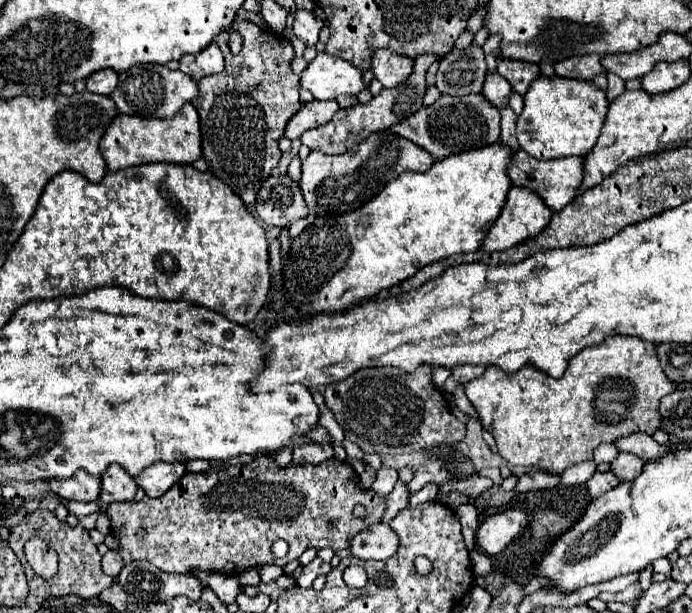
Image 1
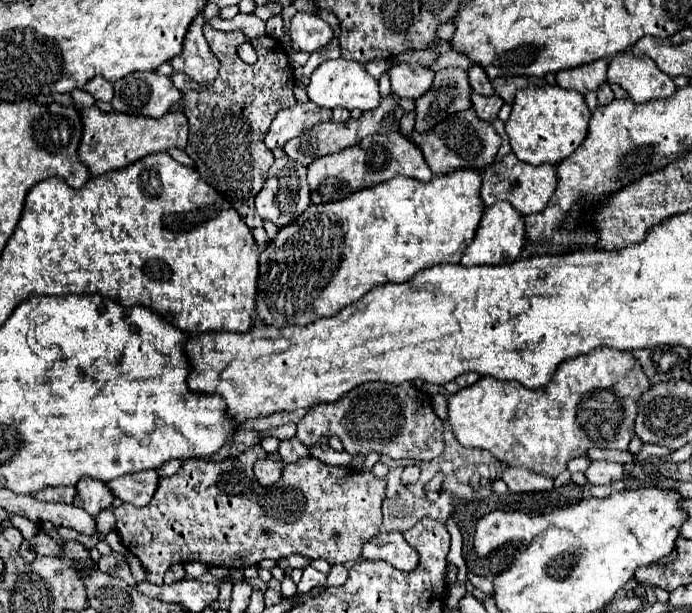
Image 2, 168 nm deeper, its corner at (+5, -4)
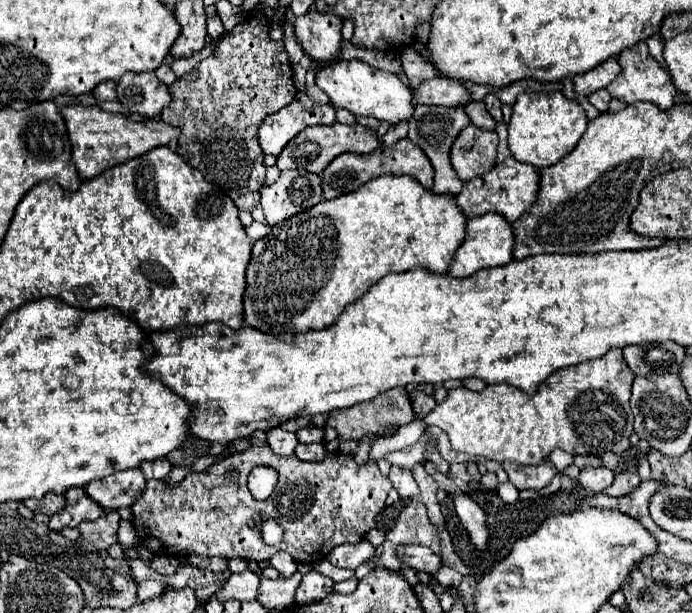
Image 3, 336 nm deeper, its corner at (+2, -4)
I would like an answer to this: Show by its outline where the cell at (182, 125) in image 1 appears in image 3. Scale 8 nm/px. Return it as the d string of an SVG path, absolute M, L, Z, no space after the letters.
M65 105L59 109L61 117L67 121L67 133L71 137L71 159L77 167L79 177L93 179L101 171L135 159L155 147L167 145L171 139L179 139L179 129L163 123L161 119L149 121L133 121L123 115L107 113L99 107L83 107L83 105Z

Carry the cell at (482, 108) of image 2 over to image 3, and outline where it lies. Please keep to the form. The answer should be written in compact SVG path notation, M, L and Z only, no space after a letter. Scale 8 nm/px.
M471 101L465 107L465 113L467 113L467 117L471 119L471 123L475 127L481 127L481 129L487 129L487 131L493 131L495 129L495 119L485 111L483 101Z

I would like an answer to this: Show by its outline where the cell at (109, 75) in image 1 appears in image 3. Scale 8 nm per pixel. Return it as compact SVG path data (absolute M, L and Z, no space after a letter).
M103 81L93 89L95 99L99 101L117 101L117 93L115 93L115 81Z

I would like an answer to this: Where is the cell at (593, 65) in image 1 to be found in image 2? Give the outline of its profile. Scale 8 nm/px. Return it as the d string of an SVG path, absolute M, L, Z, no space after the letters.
M604 59L580 65L576 69L564 69L556 73L556 83L564 89L574 89L580 93L596 91L606 81L608 63Z

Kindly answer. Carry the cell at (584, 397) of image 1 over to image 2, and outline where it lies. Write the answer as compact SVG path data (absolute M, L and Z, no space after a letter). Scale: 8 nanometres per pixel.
M598 347L594 349L592 353L588 355L580 355L580 357L574 357L574 359L568 359L564 361L558 369L556 369L556 375L552 377L552 381L546 385L546 387L540 387L540 389L528 389L524 385L520 385L518 381L498 381L494 377L480 377L474 385L470 387L464 387L460 389L456 395L450 397L450 405L448 405L448 421L454 429L454 435L456 439L464 445L464 447L478 447L478 449L486 449L490 451L496 459L500 459L502 463L510 465L510 467L524 467L524 469L530 469L534 473L540 473L540 475L548 475L552 479L556 479L566 467L568 467L568 461L574 459L574 457L580 457L580 455L586 455L588 449L592 447L604 447L604 449L620 449L620 451L626 451L628 449L628 443L632 441L632 437L636 435L634 433L634 419L636 419L636 413L638 413L638 399L652 387L652 383L648 381L648 377L644 377L644 371L640 369L640 361L636 361L632 357L630 351L616 351L616 349L610 349L610 347Z

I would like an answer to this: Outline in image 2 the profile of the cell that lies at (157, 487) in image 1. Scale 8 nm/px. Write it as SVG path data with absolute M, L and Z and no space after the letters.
M148 469L148 471L130 473L130 475L118 477L114 481L108 481L108 485L116 493L116 497L122 499L124 503L144 507L144 505L150 503L152 495L156 493L158 481L160 481L160 475L152 469Z

